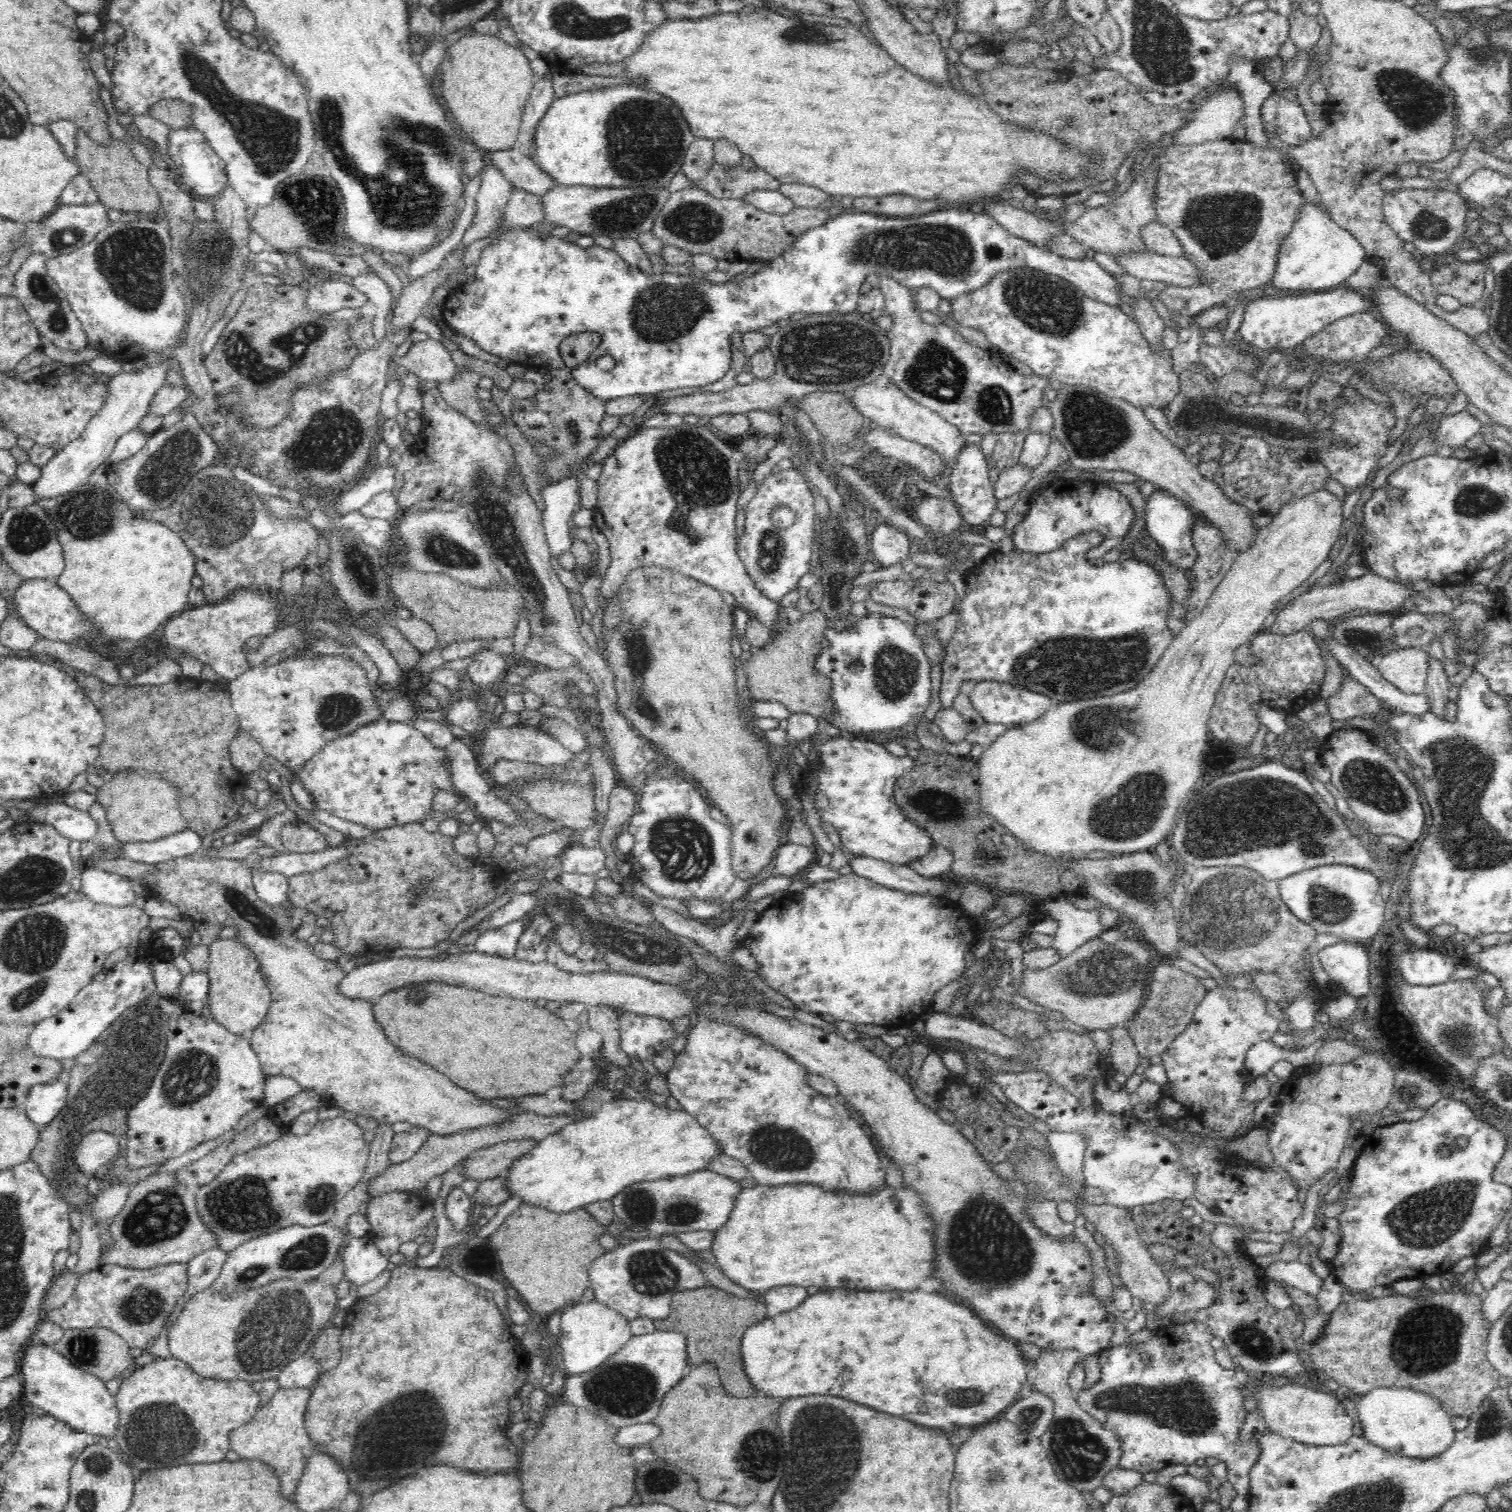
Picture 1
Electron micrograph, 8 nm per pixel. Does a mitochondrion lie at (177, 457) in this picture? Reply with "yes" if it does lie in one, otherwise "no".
yes

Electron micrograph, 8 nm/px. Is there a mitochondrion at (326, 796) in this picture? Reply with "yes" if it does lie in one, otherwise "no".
no

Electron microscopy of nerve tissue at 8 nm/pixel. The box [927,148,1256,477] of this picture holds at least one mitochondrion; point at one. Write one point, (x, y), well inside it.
(1048, 307)

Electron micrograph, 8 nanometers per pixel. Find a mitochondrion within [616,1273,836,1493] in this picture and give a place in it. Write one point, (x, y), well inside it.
(755, 1463)

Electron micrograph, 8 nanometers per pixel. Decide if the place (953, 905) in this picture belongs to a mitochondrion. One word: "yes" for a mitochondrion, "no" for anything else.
no

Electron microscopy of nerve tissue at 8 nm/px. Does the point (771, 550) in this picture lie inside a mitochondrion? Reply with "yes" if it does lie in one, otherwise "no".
yes

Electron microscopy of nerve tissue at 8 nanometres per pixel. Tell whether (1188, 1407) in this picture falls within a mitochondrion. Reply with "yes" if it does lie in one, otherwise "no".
yes

